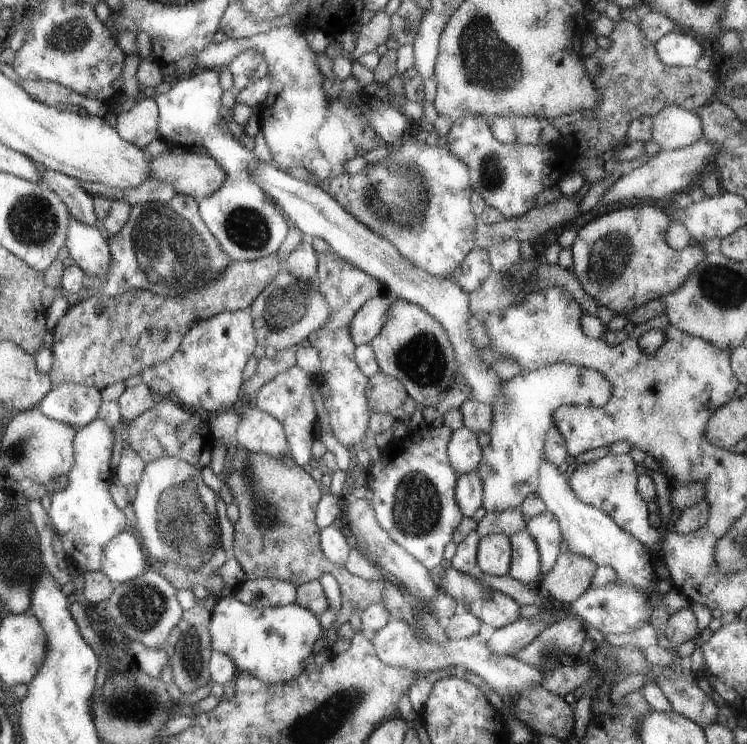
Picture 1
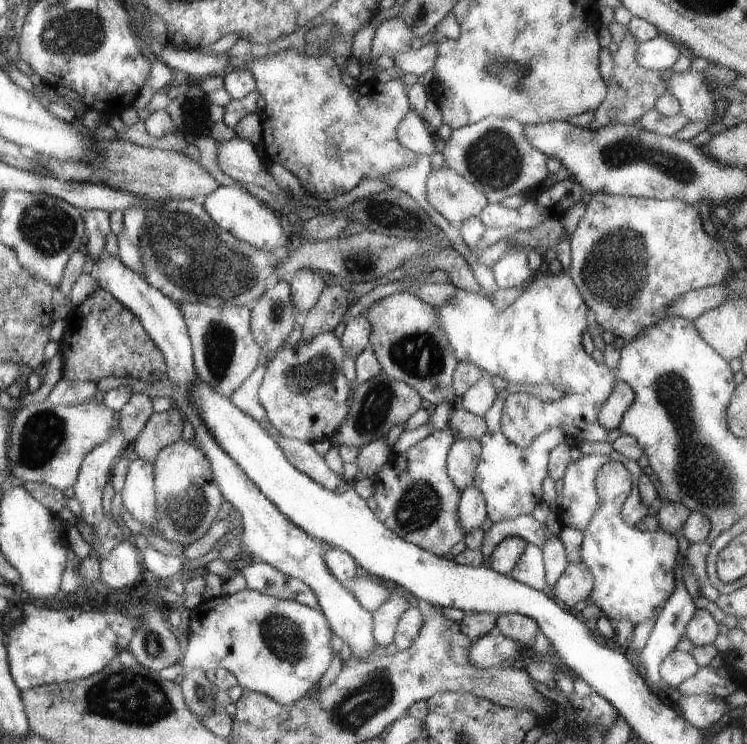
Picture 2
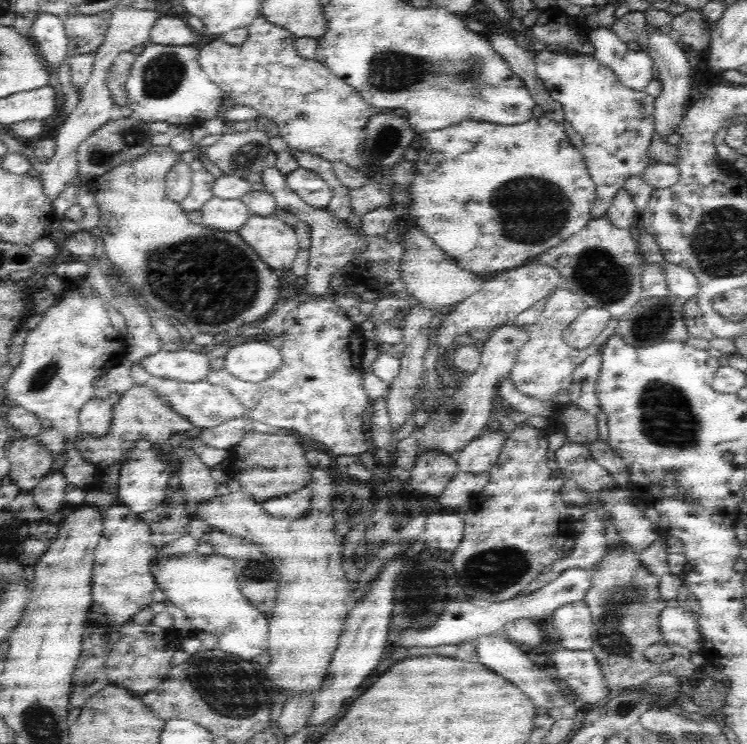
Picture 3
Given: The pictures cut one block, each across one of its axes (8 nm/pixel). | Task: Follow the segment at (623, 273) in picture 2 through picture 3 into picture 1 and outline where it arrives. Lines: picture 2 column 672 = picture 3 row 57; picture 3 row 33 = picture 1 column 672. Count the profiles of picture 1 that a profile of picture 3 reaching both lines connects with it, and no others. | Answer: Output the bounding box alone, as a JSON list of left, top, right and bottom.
[571,203,707,315]

